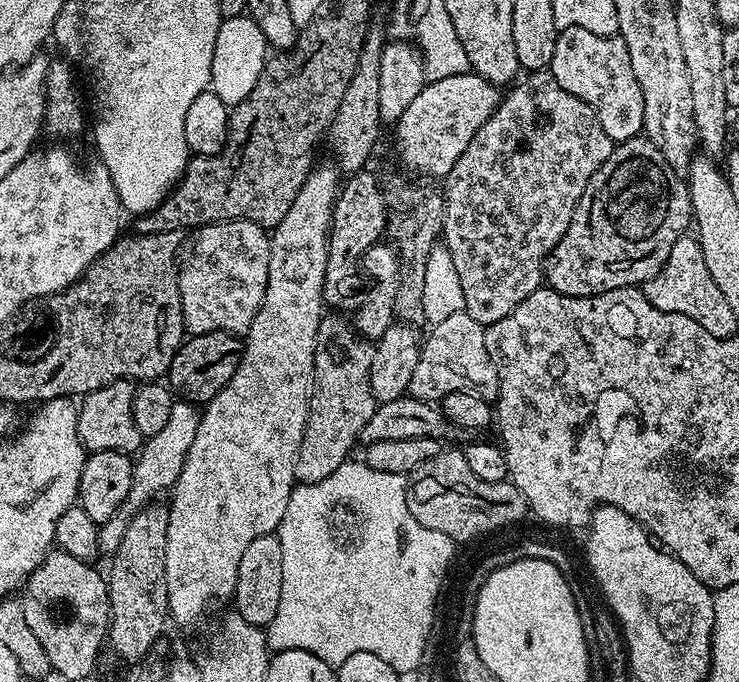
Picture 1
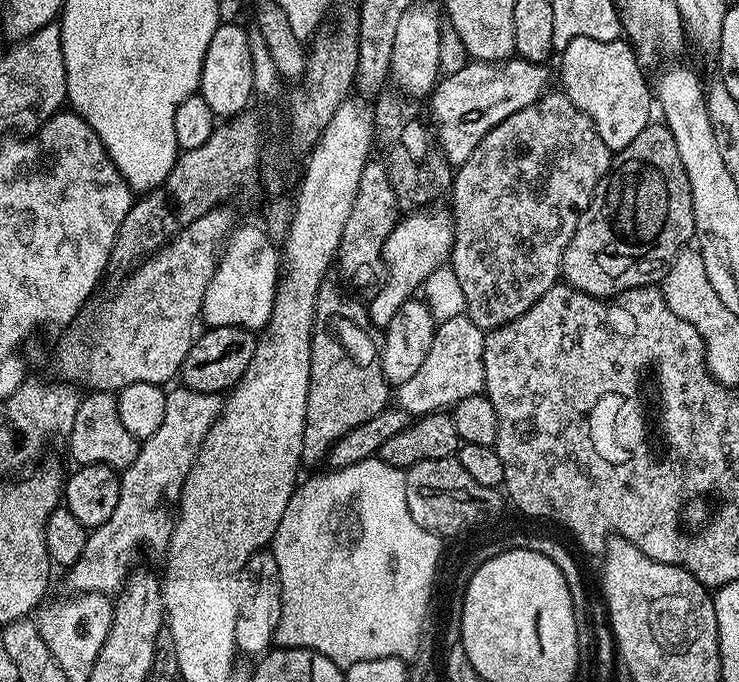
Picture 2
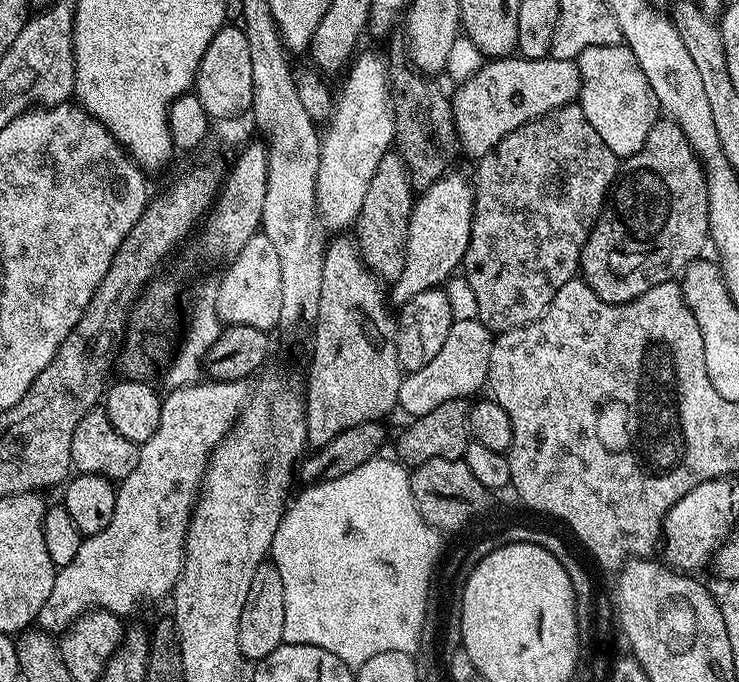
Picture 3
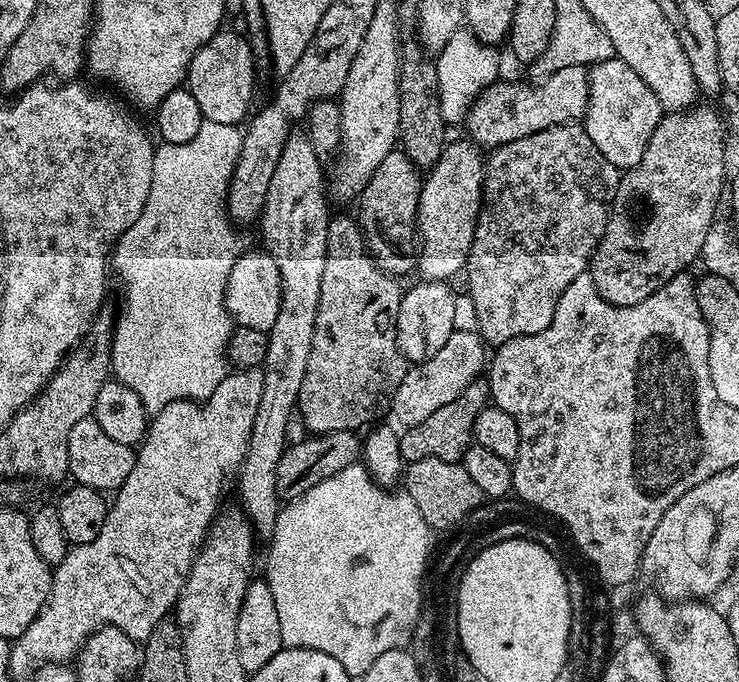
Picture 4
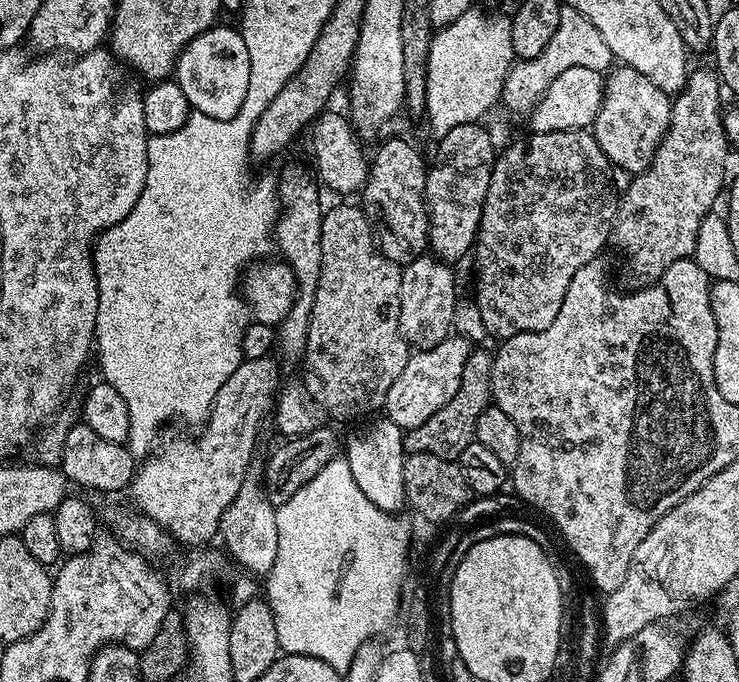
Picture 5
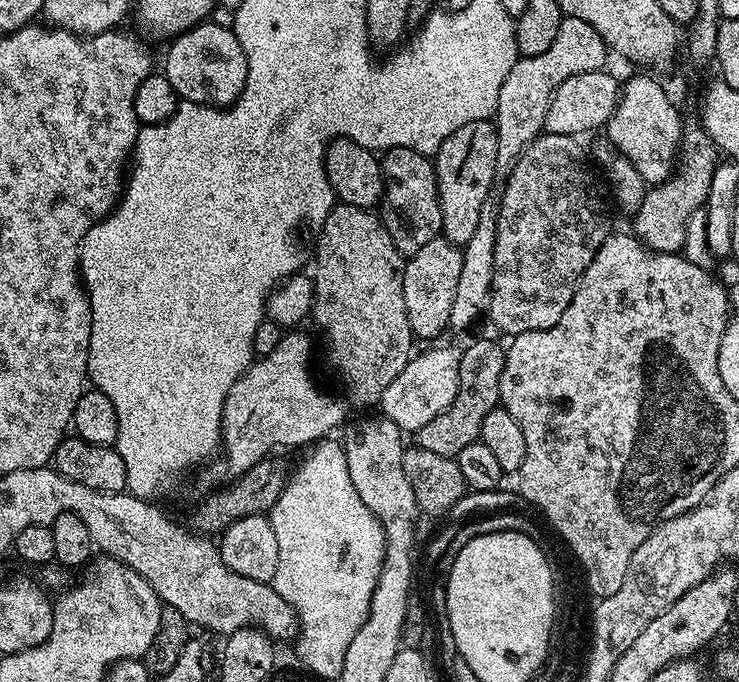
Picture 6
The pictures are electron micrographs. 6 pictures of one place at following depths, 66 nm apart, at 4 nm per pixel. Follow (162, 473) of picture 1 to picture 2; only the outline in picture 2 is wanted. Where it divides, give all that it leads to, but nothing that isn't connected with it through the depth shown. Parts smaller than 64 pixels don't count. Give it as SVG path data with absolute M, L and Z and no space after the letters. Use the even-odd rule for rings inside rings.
M183 386L176 387L168 392L162 426L158 426L158 430L154 430L150 438L142 441L138 458L134 458L130 467L123 469L118 506L114 506L114 514L110 514L110 518L102 526L89 531L82 558L71 565L70 572L77 589L115 593L117 588L112 585L112 580L104 576L104 564L108 564L108 556L112 556L112 552L132 552L137 546L144 544L140 536L170 535L170 517L180 503L182 486L194 466L196 451L202 446L210 426L220 416L222 407L219 395L195 392Z

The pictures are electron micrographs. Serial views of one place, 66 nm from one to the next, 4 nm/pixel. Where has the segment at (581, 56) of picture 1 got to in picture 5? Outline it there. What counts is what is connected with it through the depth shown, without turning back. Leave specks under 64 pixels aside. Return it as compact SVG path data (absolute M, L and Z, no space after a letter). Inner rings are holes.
M616 67L607 73L603 81L604 96L600 99L600 109L590 131L596 137L602 154L606 154L609 165L616 167L617 164L628 174L635 174L647 168L648 155L655 152L660 144L672 117L672 100L669 93L658 90L658 86L654 86L650 78L638 70Z

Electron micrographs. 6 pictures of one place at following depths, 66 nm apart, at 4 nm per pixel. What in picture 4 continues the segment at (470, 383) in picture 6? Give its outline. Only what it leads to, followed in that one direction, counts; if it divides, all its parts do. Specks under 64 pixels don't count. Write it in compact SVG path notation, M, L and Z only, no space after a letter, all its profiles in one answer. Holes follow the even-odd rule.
M477 378L472 380L470 386L454 402L446 402L446 406L434 410L425 420L417 424L409 424L399 433L400 459L413 464L422 458L438 458L451 464L463 461L464 451L473 443L472 431L474 430L474 418L489 403L487 379Z

